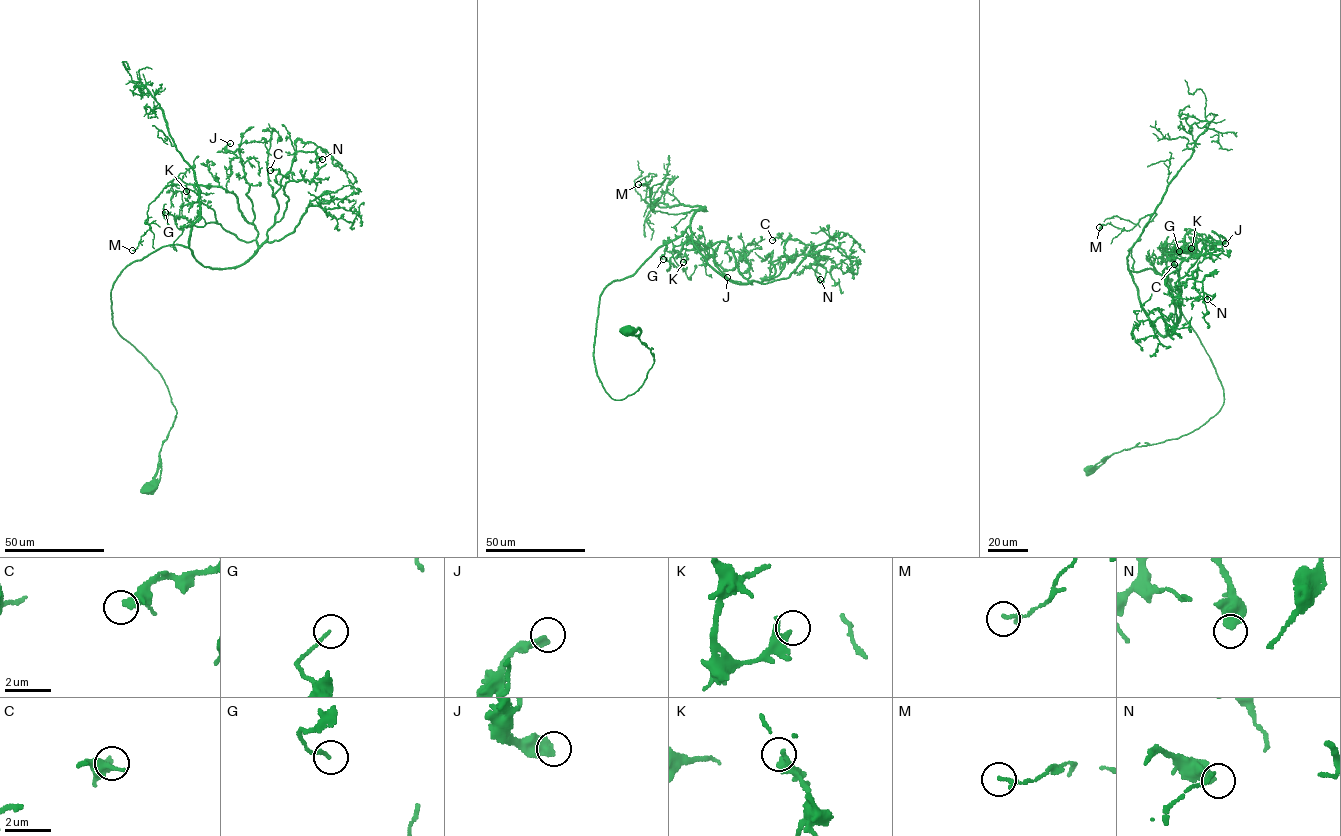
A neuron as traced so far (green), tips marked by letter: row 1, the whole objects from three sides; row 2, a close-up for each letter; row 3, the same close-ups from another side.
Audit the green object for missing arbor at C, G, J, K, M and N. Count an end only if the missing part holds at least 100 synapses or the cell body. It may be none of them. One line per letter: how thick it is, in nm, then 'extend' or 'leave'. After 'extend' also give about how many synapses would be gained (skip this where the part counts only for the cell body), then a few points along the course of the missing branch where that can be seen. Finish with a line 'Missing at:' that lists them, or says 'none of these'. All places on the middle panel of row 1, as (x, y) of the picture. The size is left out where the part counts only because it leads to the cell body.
C: calibre 190 nm; leave
G: calibre 130 nm; leave
J: calibre 400 nm; leave
K: calibre 320 nm; leave
M: calibre 140 nm; leave
N: calibre 440 nm; leave
Missing at: none of these

